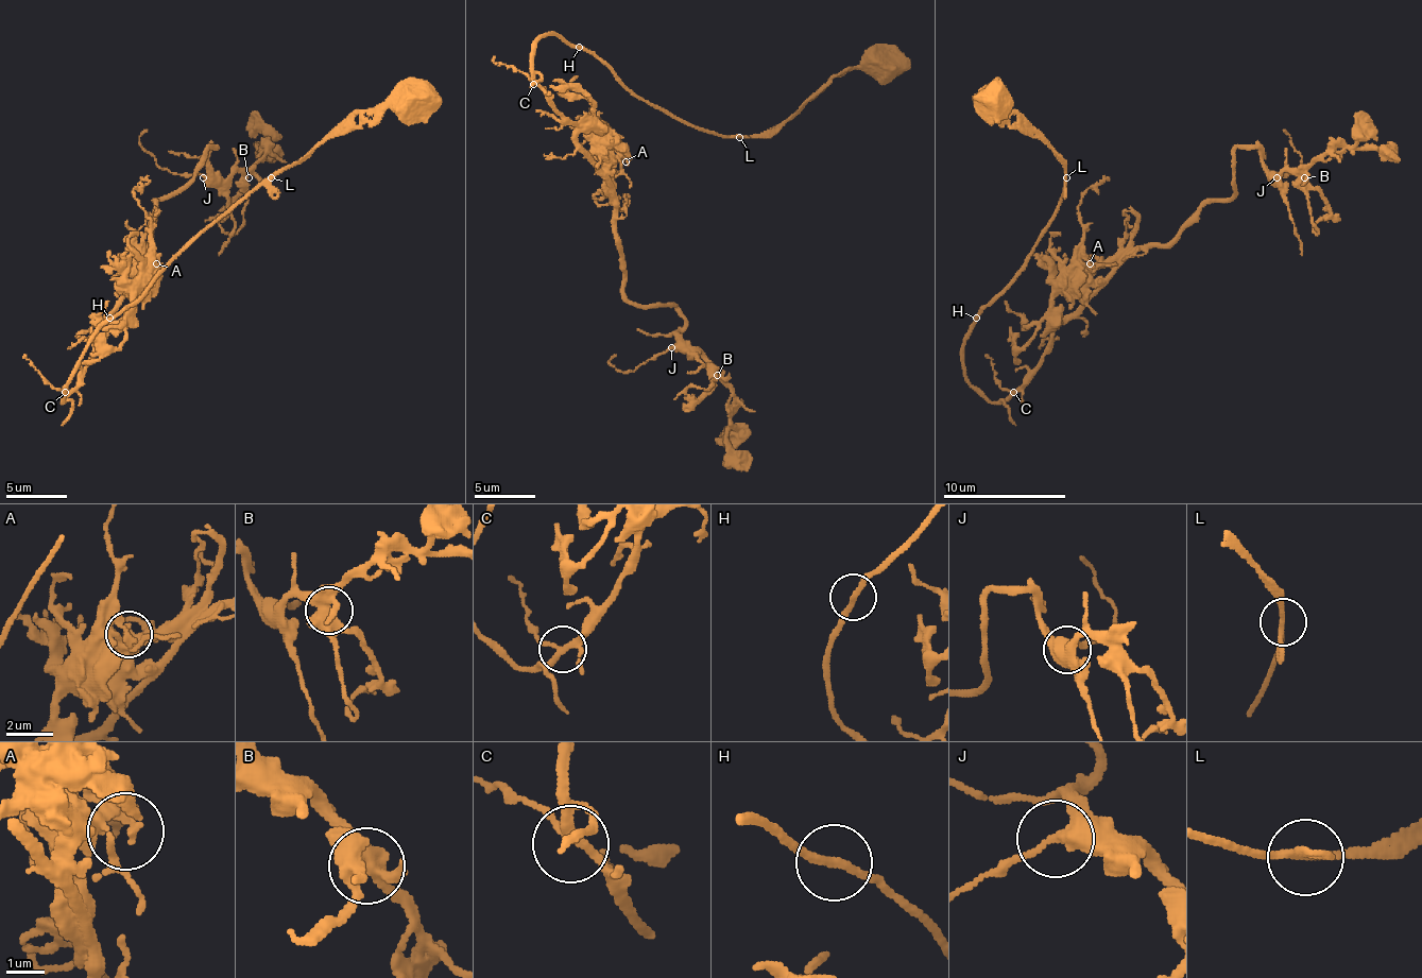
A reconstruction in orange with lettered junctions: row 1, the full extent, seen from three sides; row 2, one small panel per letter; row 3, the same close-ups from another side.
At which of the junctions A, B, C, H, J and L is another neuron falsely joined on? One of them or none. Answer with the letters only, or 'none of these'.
none of these

